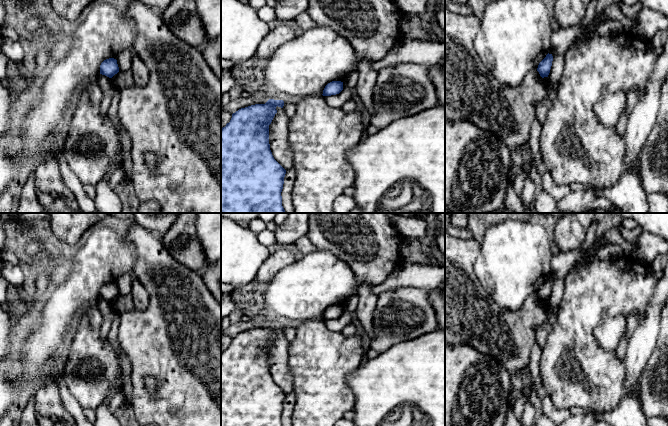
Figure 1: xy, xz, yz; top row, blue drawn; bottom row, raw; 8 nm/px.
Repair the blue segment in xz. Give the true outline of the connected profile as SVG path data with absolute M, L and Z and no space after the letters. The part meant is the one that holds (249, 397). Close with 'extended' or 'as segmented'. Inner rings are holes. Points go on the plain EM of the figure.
M283 324L241 332L221 353L221 426L282 426L286 394L274 383L269 368L269 349Z; as segmented

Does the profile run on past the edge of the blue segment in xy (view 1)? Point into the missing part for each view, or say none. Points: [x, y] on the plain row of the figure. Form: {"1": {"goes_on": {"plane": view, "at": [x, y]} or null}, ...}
{"1": {"goes_on": null}}

